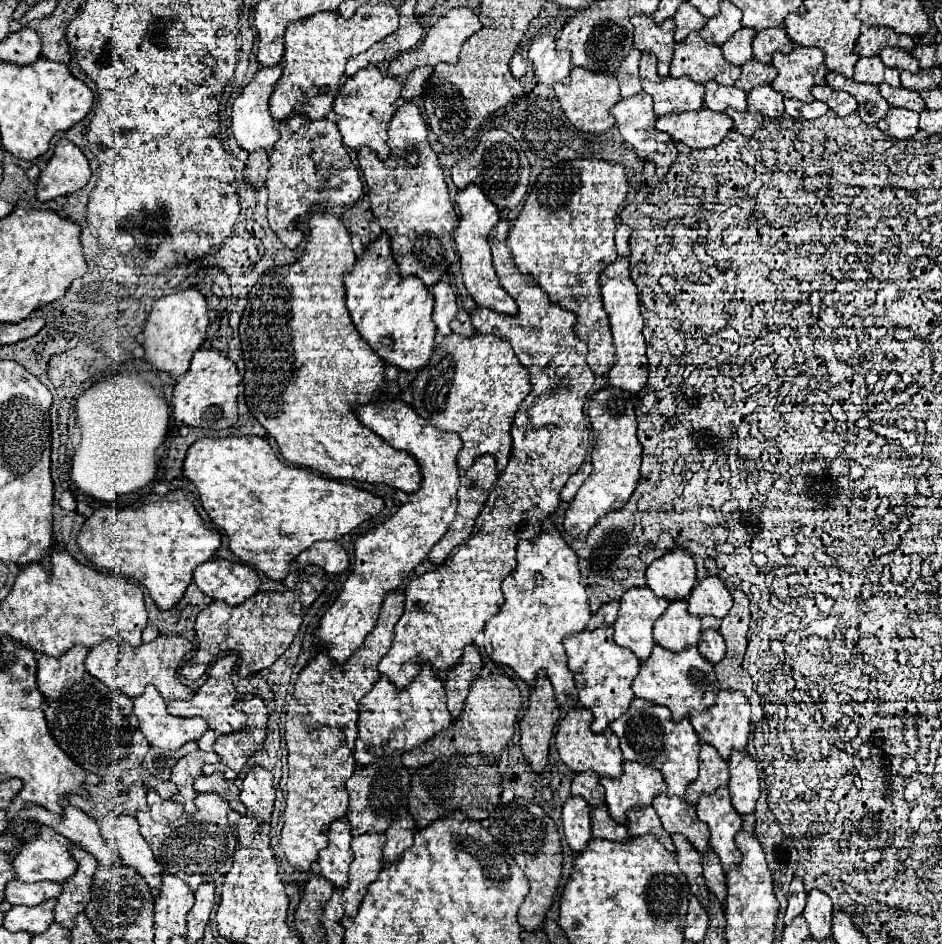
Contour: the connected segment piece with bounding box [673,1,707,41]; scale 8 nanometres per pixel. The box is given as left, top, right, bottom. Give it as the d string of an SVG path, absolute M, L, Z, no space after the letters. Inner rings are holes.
M689 1L681 3L677 7L677 13L675 13L675 39L677 41L683 41L691 31L699 31L705 23L707 23L707 17L703 17Z

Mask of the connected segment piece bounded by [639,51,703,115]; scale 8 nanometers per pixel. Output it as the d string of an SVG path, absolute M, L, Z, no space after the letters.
M651 51L641 53L639 69L643 91L647 91L655 101L655 115L695 111L703 107L703 85L689 77L661 77L657 73L655 55Z

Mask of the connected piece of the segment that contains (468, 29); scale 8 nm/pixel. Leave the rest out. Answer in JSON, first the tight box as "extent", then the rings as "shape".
{"extent":[389,7,481,77],"shape":[[[459,7],[459,9],[451,9],[447,11],[425,35],[425,39],[421,43],[417,43],[413,49],[397,55],[391,63],[389,63],[389,73],[393,77],[401,77],[401,75],[409,75],[409,71],[413,71],[415,67],[423,67],[423,65],[437,65],[441,61],[447,63],[457,63],[459,61],[459,51],[461,45],[465,43],[465,39],[469,39],[473,33],[477,33],[481,29],[481,21],[479,17],[469,9],[469,7]]]}

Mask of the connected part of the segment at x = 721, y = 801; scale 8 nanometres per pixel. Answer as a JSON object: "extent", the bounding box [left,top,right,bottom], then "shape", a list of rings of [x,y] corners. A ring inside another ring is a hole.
{"extent":[697,787,741,867],"shape":[[[719,787],[711,795],[701,793],[697,817],[709,825],[709,845],[719,855],[723,867],[739,863],[741,853],[735,847],[735,833],[741,829],[741,815],[731,805],[729,789]]]}

